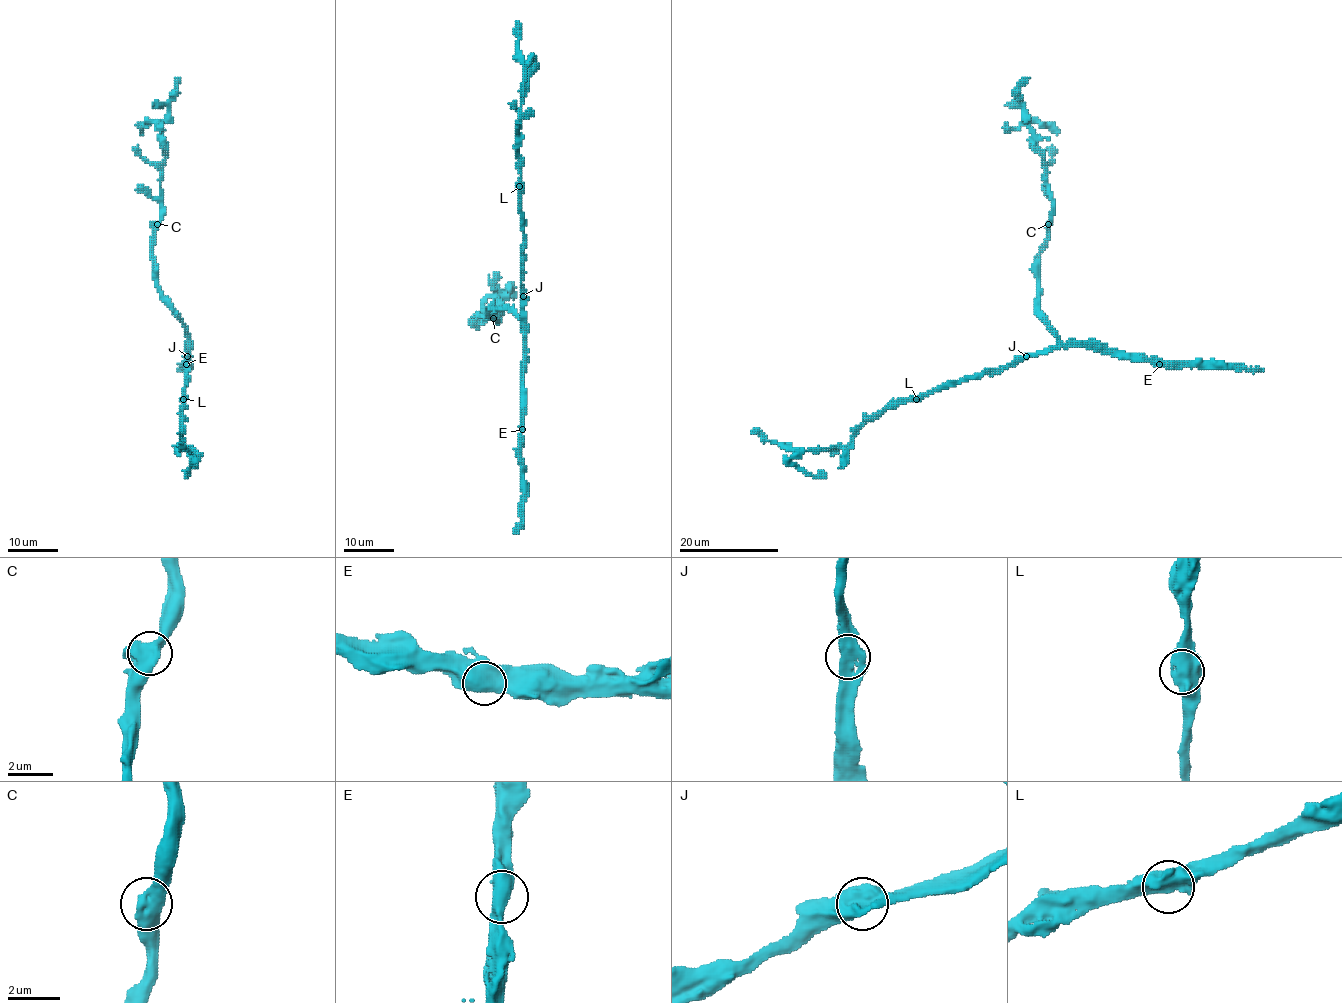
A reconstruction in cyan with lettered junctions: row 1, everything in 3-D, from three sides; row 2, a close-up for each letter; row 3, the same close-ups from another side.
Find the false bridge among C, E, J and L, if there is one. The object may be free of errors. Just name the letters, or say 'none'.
none

